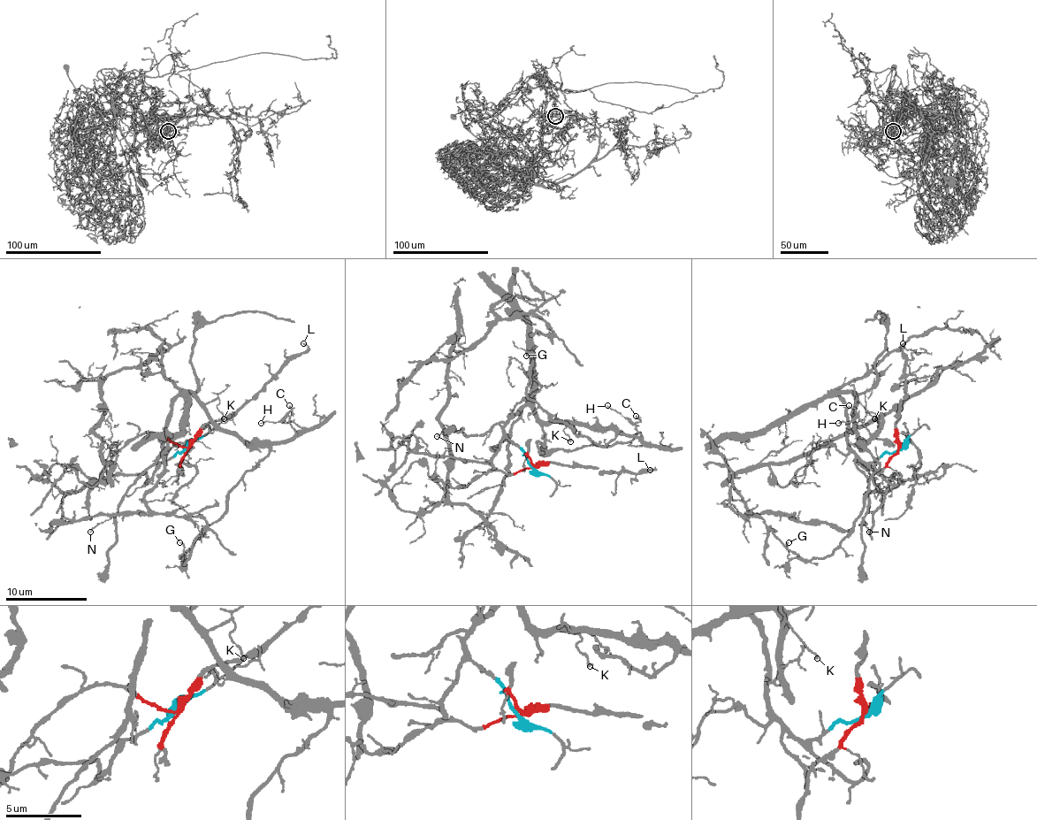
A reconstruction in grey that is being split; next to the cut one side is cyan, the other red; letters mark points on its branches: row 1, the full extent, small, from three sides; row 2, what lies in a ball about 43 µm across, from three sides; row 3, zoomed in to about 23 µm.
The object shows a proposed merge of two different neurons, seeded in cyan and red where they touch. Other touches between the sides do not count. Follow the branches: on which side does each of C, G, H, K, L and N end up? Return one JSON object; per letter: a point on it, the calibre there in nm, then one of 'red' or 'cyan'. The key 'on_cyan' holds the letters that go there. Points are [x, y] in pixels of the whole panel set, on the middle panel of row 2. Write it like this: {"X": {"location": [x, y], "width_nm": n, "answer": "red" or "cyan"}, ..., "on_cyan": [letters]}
{"C": {"location": [636, 416], "width_nm": 100, "answer": "cyan"}, "G": {"location": [526, 356], "width_nm": 130, "answer": "cyan"}, "H": {"location": [607, 405], "width_nm": 100, "answer": "cyan"}, "K": {"location": [570, 441], "width_nm": 130, "answer": "cyan"}, "L": {"location": [650, 470], "width_nm": 150, "answer": "red"}, "N": {"location": [437, 436], "width_nm": 110, "answer": "cyan"}, "on_cyan": ["C", "G", "H", "K", "N"]}

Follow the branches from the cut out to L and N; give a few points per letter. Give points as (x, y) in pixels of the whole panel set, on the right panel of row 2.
L: (899, 448), (895, 425), (899, 401), (905, 394), (903, 344)
N: (899, 448), (871, 463), (856, 463), (868, 485), (865, 517), (868, 532)

